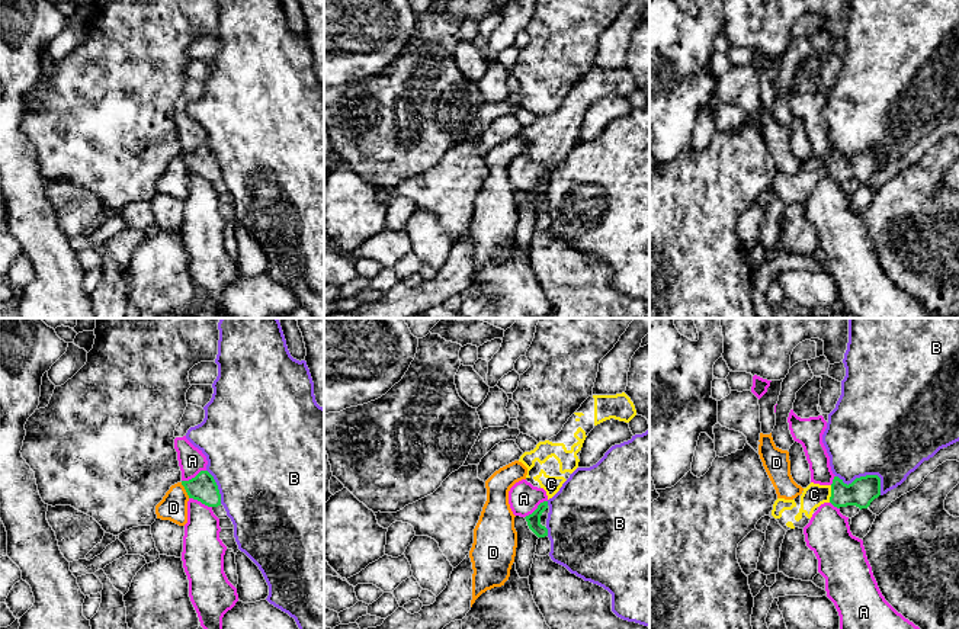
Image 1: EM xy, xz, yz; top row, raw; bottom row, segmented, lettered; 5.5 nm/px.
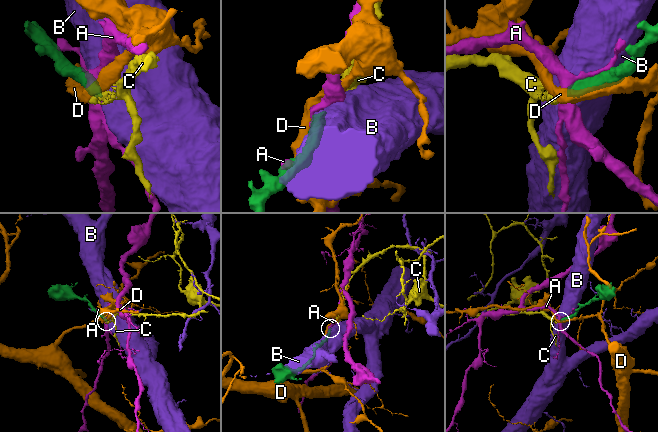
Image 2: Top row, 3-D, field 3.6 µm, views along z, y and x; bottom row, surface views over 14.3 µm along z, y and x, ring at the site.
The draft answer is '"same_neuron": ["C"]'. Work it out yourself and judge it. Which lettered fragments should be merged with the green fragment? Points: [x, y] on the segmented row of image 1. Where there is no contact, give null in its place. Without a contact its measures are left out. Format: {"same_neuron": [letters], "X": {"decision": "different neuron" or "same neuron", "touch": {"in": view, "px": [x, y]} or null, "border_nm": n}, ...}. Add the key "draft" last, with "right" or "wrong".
{"same_neuron": ["C"], "A": {"decision": "different neuron", "touch": {"in": "xy", "px": [195, 477]}, "border_nm": 150}, "B": {"decision": "different neuron", "touch": {"in": "yz", "px": [866, 475]}, "border_nm": 280}, "C": {"decision": "same neuron", "touch": {"in": "yz", "px": [831, 494]}, "border_nm": 100}, "D": {"decision": "different neuron", "touch": {"in": "xy", "px": [185, 488]}, "border_nm": 100}, "draft": "right"}

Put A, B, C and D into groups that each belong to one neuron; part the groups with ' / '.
A / B / C / D

